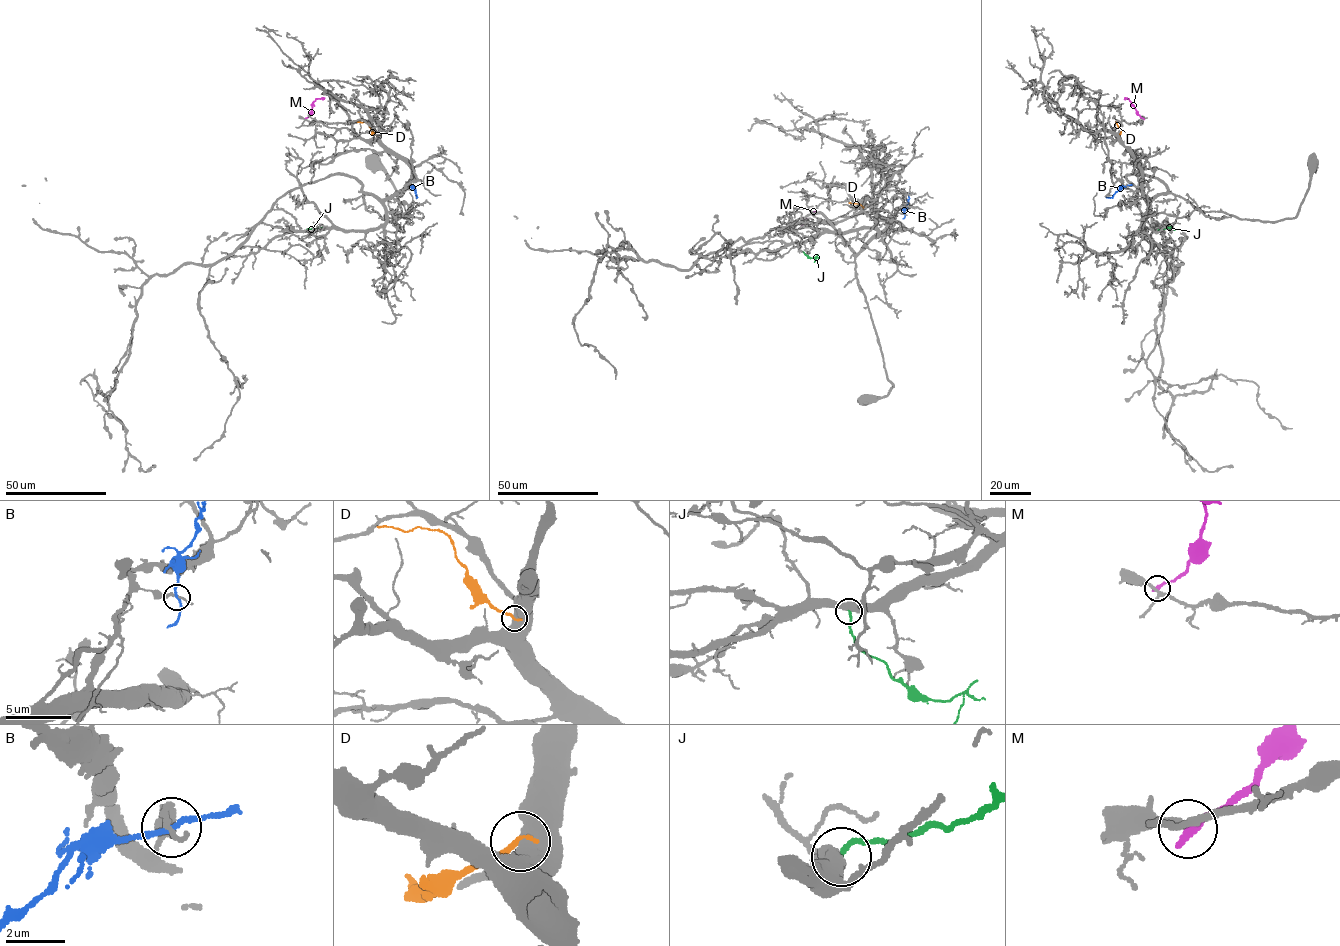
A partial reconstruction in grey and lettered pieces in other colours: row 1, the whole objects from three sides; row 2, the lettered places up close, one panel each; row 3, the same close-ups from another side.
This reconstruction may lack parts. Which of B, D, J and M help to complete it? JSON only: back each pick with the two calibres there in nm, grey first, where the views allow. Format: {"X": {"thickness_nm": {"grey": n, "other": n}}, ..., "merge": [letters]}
{"merge": []}

